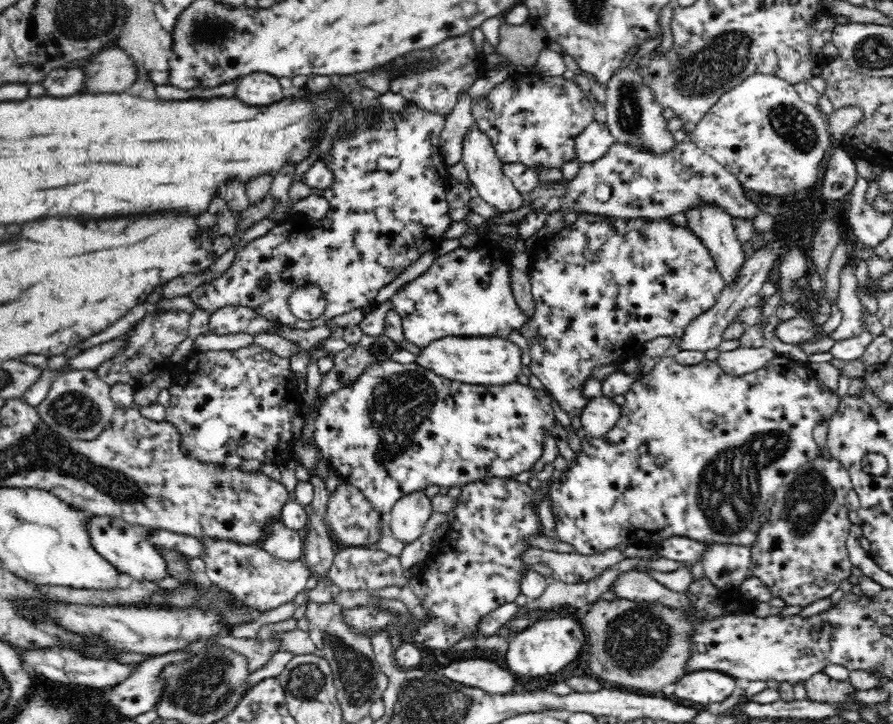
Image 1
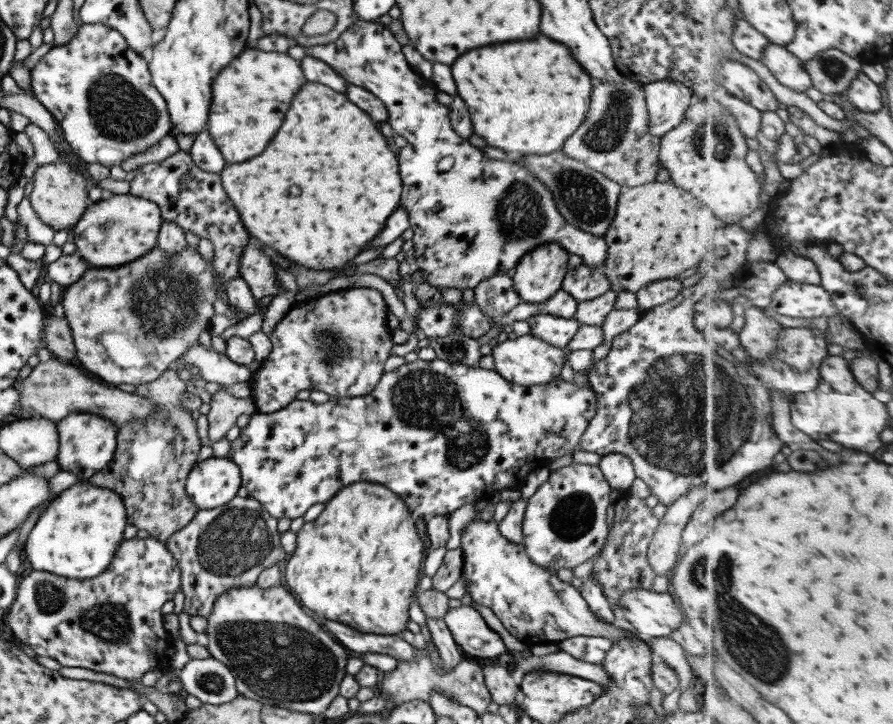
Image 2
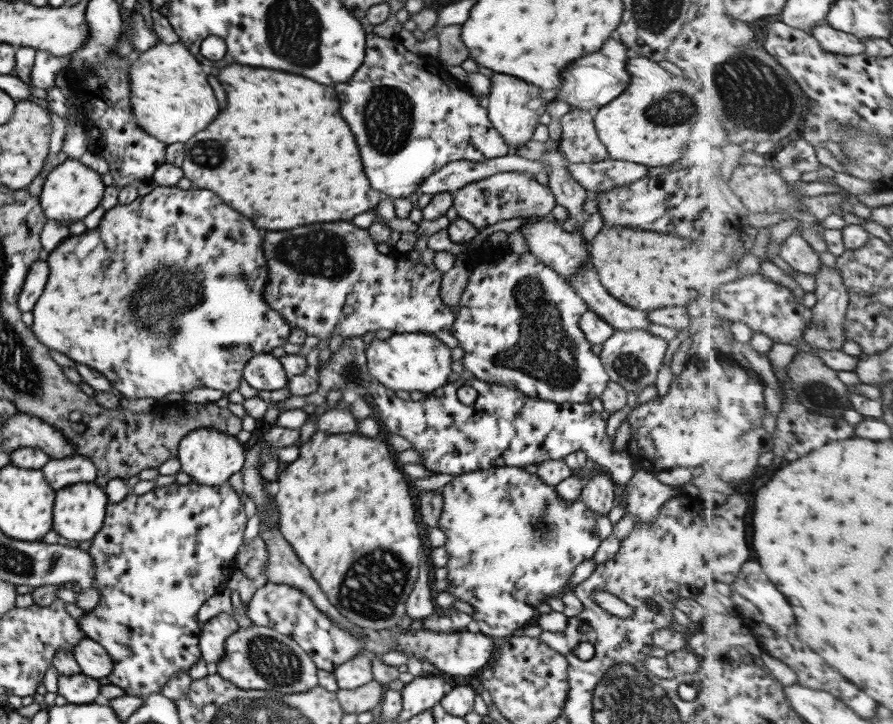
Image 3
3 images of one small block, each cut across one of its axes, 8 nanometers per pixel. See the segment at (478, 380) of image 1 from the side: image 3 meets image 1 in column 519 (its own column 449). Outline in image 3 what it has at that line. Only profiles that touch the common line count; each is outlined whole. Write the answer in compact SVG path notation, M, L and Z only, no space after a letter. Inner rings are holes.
M426 333L392 334L386 340L373 339L364 351L366 368L373 380L387 390L427 394L444 386L451 370L451 350Z

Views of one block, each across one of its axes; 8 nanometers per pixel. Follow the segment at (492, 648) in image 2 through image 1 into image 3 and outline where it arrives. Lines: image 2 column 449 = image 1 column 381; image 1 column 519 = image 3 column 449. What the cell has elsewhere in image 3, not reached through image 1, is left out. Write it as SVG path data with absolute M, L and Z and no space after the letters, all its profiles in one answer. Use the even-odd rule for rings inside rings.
M511 466L497 467L493 469L475 470L474 472L454 475L454 477L445 486L441 487L441 502L443 506L441 515L437 519L437 528L445 535L445 543L443 548L449 554L446 565L447 576L445 577L445 587L443 592L447 592L460 602L465 602L473 608L469 618L473 618L477 622L479 633L483 636L503 638L516 633L520 633L523 628L533 624L534 619L538 616L537 606L543 604L549 597L559 597L564 591L569 589L569 577L573 574L573 568L583 562L585 559L591 558L599 543L611 534L612 524L607 516L599 516L593 510L589 510L579 499L568 501L561 498L554 487L545 484L536 474L529 474L524 469Z

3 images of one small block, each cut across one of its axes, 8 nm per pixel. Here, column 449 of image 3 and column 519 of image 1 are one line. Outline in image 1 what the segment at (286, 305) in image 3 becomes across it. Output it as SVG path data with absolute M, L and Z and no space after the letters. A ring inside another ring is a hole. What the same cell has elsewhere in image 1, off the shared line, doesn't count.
M483 243L472 248L458 247L446 254L436 255L431 266L415 278L400 287L396 293L383 303L368 308L363 320L357 325L363 334L380 336L384 334L384 315L388 310L396 310L402 318L404 339L419 349L424 349L430 342L446 336L458 337L502 337L506 338L513 330L519 329L526 317L516 305L510 290L508 267L510 256L497 246Z

